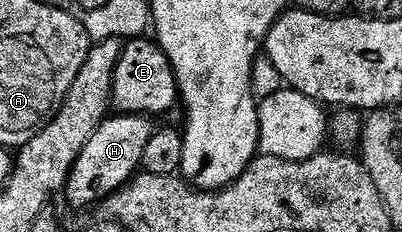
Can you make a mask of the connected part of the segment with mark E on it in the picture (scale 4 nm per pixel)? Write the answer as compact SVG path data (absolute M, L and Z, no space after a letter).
M132 39L127 42L114 71L112 84L111 108L117 114L168 113L178 105L176 92L176 76L172 70L170 59L160 50L160 46L152 39Z

